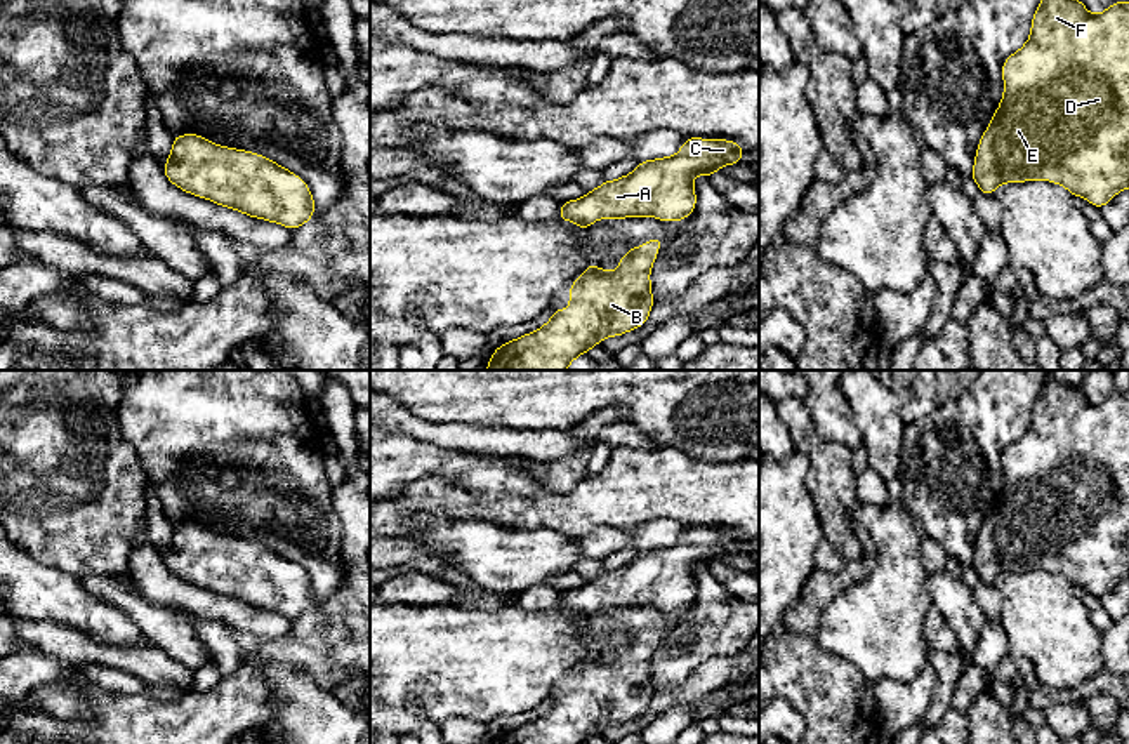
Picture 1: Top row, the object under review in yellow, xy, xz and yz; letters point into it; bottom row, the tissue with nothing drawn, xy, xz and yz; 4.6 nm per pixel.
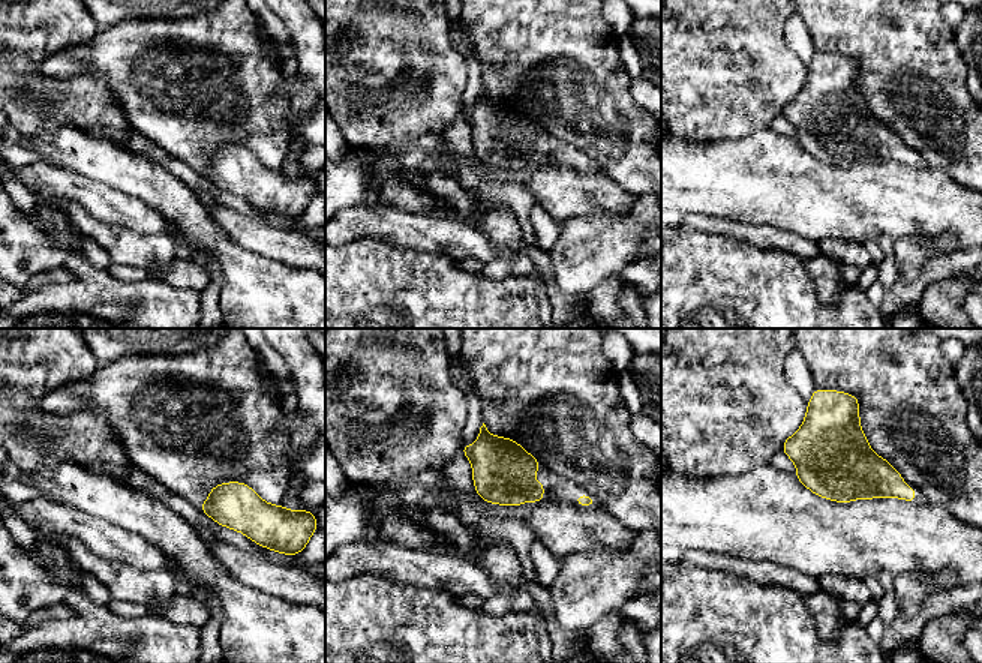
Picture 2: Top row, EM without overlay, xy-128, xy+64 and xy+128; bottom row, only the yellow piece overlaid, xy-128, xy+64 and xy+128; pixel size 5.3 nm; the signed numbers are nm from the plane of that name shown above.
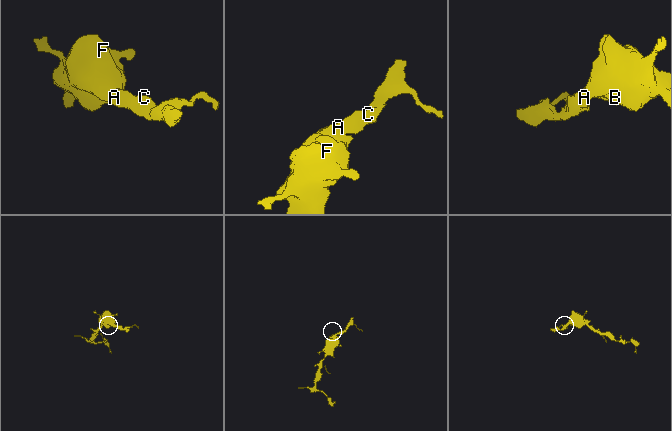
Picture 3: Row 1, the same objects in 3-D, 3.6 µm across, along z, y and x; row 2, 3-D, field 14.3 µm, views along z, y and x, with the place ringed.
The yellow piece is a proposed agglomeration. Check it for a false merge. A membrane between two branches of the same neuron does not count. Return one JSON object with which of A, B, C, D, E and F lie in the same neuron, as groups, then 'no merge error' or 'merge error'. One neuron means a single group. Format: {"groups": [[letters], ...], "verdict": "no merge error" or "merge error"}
{"groups": [["A", "B", "C", "D", "E", "F"]], "verdict": "no merge error"}

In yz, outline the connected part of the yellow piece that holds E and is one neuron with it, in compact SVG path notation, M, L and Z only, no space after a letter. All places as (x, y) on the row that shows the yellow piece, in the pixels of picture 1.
M1042 0L1032 19L1030 38L1020 50L1004 61L1002 78L1002 101L978 143L974 169L969 174L976 181L980 193L994 195L995 188L1004 183L1044 179L1054 184L1061 184L1073 196L1082 196L1091 205L1101 209L1119 191L1129 189L1129 0L1113 2L1101 14L1089 14L1080 0Z

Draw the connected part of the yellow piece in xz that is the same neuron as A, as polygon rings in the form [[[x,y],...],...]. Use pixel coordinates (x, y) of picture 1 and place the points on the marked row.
[[[688,137],[674,156],[639,162],[629,176],[604,181],[585,196],[564,202],[558,219],[584,231],[599,219],[651,216],[667,223],[684,221],[697,205],[693,177],[743,162],[743,149],[728,139]]]

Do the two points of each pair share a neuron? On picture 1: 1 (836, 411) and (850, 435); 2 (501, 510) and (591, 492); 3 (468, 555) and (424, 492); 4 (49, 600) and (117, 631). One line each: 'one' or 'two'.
1: one
2: one
3: two
4: one

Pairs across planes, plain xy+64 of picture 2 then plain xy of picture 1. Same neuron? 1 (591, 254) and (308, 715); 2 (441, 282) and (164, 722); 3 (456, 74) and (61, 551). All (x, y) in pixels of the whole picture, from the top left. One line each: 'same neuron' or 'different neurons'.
1: different neurons
2: same neuron
3: same neuron

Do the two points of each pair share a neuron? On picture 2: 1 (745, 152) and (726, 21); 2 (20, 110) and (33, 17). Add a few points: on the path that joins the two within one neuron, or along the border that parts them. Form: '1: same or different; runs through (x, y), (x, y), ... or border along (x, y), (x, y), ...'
1: different; border along (768, 126), (744, 137), (709, 141)
2: same; runs through (18, 87), (18, 68), (29, 53), (33, 39)

